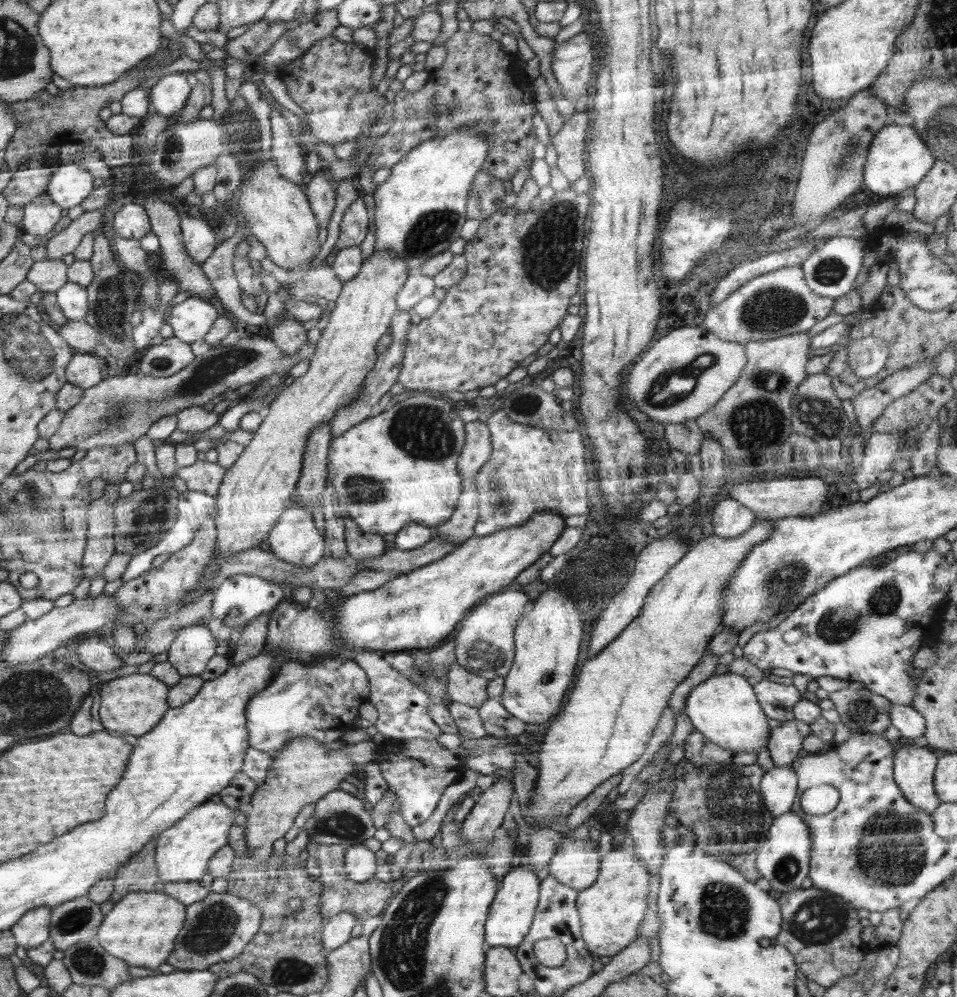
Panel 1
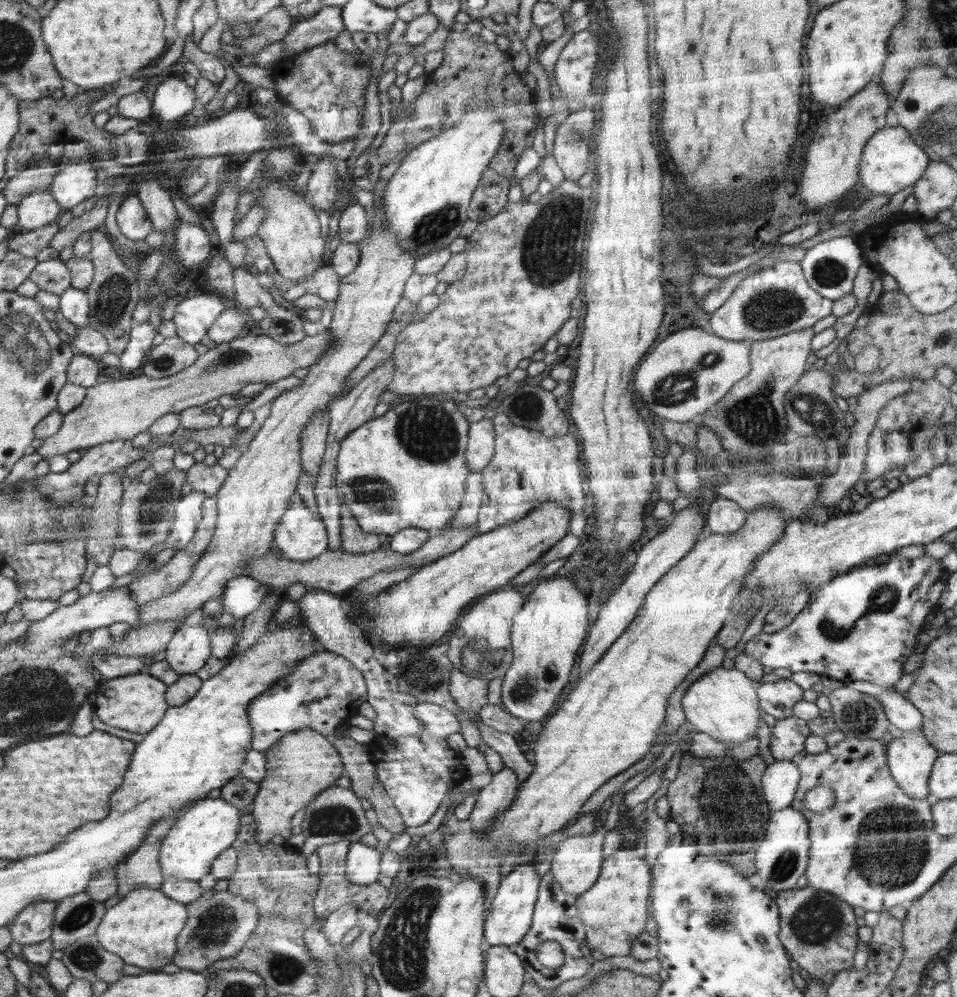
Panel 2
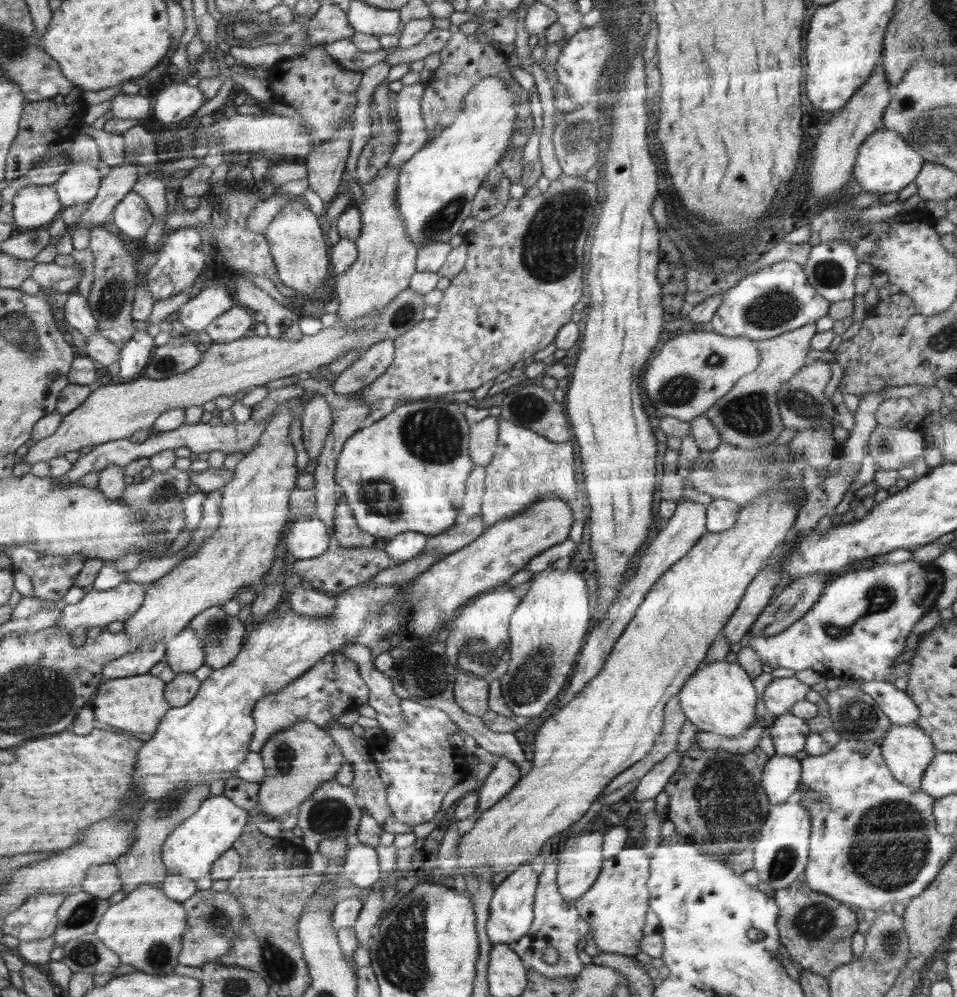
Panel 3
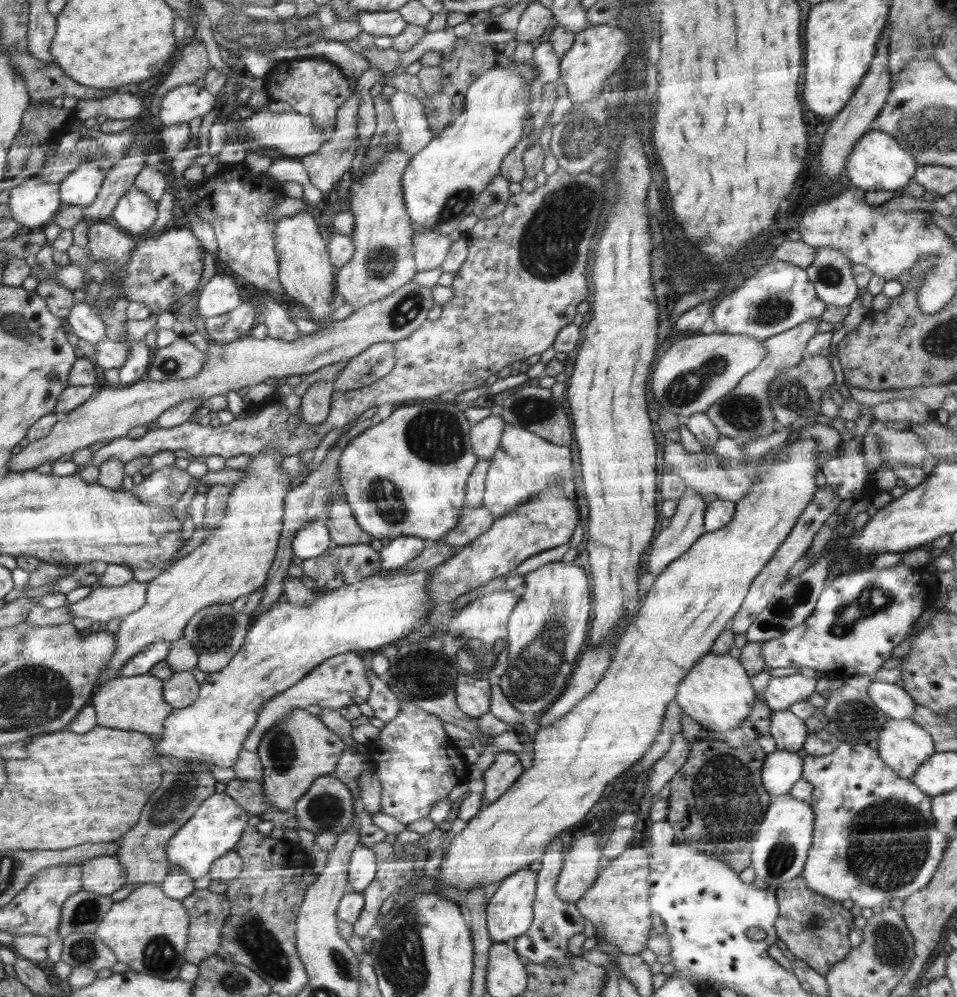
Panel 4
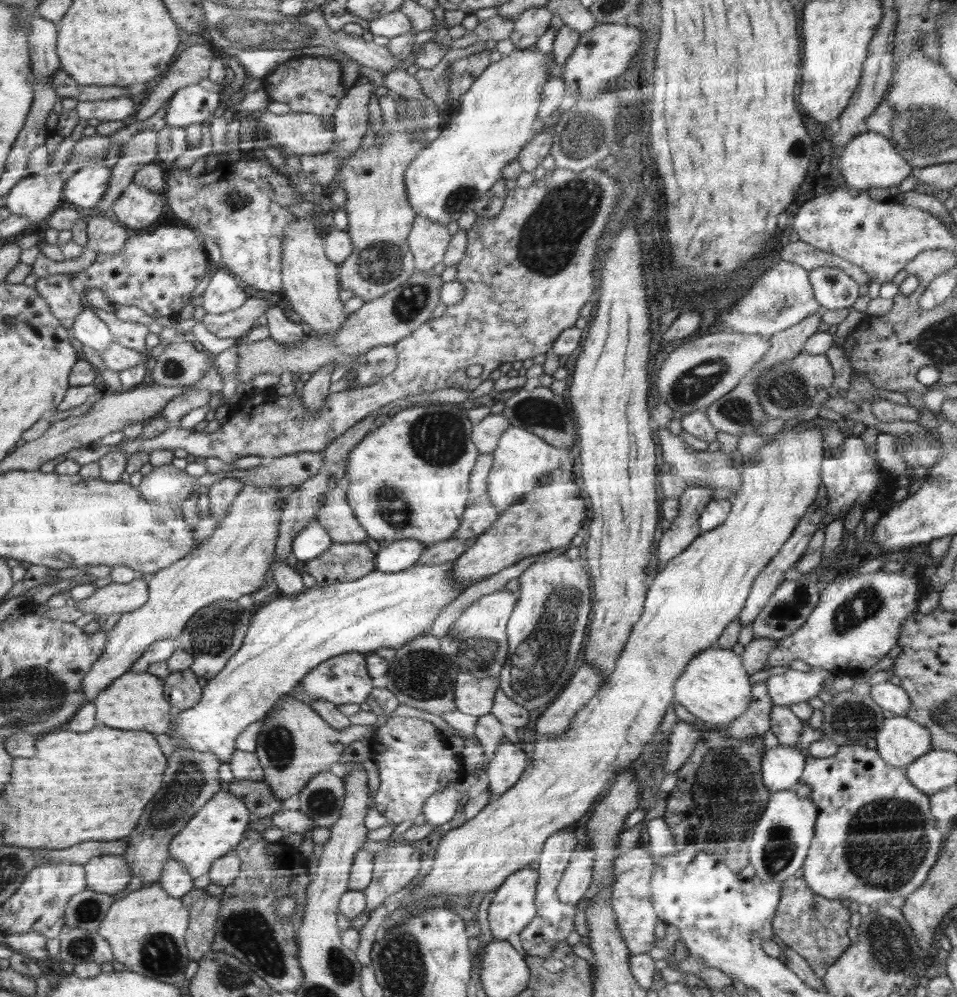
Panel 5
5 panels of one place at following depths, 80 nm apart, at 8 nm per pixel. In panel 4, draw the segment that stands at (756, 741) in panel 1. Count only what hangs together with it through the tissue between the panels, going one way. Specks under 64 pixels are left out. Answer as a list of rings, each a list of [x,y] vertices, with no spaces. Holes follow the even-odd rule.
[[[729,652],[709,653],[694,664],[692,671],[681,682],[676,702],[705,731],[730,731],[738,728],[754,708],[756,696],[750,678],[740,660],[732,658]]]

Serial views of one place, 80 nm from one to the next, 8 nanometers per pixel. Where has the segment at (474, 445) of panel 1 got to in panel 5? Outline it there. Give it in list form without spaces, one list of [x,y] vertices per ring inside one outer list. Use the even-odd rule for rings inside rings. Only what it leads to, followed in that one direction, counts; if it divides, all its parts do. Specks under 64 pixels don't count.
[[[490,413],[474,425],[473,443],[481,449],[482,454],[492,453],[510,425],[511,422],[504,415]]]

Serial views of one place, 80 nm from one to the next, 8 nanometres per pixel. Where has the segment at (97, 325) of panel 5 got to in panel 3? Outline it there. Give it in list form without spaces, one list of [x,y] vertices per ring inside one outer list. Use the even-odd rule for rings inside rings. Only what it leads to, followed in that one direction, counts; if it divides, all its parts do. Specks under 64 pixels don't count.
[[[76,292],[68,293],[69,299],[64,305],[65,320],[85,337],[98,333],[97,320],[93,317],[88,300]]]

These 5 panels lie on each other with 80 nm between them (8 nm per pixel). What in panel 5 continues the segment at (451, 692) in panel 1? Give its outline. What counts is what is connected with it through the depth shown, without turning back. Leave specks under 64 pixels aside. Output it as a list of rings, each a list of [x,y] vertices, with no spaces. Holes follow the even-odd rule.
[[[458,672],[454,692],[456,709],[474,717],[485,716],[492,708],[498,688],[497,678],[480,680],[470,673]]]

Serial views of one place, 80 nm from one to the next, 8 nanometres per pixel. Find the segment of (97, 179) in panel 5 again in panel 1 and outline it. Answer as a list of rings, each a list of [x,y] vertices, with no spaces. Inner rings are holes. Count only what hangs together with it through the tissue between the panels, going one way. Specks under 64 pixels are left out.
[[[59,164],[52,173],[46,194],[62,209],[70,209],[82,204],[92,194],[92,190],[92,174],[84,165]]]

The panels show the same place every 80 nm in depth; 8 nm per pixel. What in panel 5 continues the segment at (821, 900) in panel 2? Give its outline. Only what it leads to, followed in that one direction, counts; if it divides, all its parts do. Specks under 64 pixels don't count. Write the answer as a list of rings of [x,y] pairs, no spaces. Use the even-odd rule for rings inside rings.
[[[790,877],[782,882],[781,897],[771,927],[778,938],[795,950],[814,974],[822,979],[828,968],[850,946],[847,930],[850,928],[851,912],[841,900],[830,900],[808,888],[802,877]]]

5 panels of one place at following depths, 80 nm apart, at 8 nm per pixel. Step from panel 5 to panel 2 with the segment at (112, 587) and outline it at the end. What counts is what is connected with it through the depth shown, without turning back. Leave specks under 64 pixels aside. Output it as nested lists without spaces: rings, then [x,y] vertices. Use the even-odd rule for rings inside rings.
[[[127,586],[110,588],[108,591],[102,592],[90,591],[86,596],[80,597],[74,604],[59,606],[46,618],[33,621],[30,630],[25,632],[20,639],[27,642],[25,647],[29,651],[41,651],[71,639],[75,634],[78,635],[85,630],[93,631],[95,628],[110,626],[114,622],[127,622],[132,627],[139,626],[137,624],[139,615],[137,600]]]

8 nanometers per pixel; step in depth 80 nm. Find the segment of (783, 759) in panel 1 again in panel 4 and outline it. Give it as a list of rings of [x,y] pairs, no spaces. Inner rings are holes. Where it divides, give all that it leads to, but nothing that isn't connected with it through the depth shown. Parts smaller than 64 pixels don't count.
[[[789,709],[772,711],[770,721],[768,733],[775,738],[777,750],[796,753],[803,748],[810,733],[804,721]]]

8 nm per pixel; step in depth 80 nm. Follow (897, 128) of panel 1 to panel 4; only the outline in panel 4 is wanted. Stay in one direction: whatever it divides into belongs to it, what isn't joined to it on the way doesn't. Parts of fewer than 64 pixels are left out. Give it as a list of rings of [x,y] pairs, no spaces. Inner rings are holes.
[[[870,130],[853,146],[845,164],[844,173],[850,178],[853,186],[863,189],[865,192],[896,191],[902,186],[908,185],[908,181],[914,176],[917,166],[917,160],[913,154],[902,148],[893,136],[880,130]]]

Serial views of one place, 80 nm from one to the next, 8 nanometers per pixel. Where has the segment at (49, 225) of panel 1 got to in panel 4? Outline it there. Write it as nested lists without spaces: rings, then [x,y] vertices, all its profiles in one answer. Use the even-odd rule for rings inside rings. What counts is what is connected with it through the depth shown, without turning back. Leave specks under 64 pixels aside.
[[[32,177],[10,189],[8,206],[22,229],[40,227],[60,211],[61,184]]]

